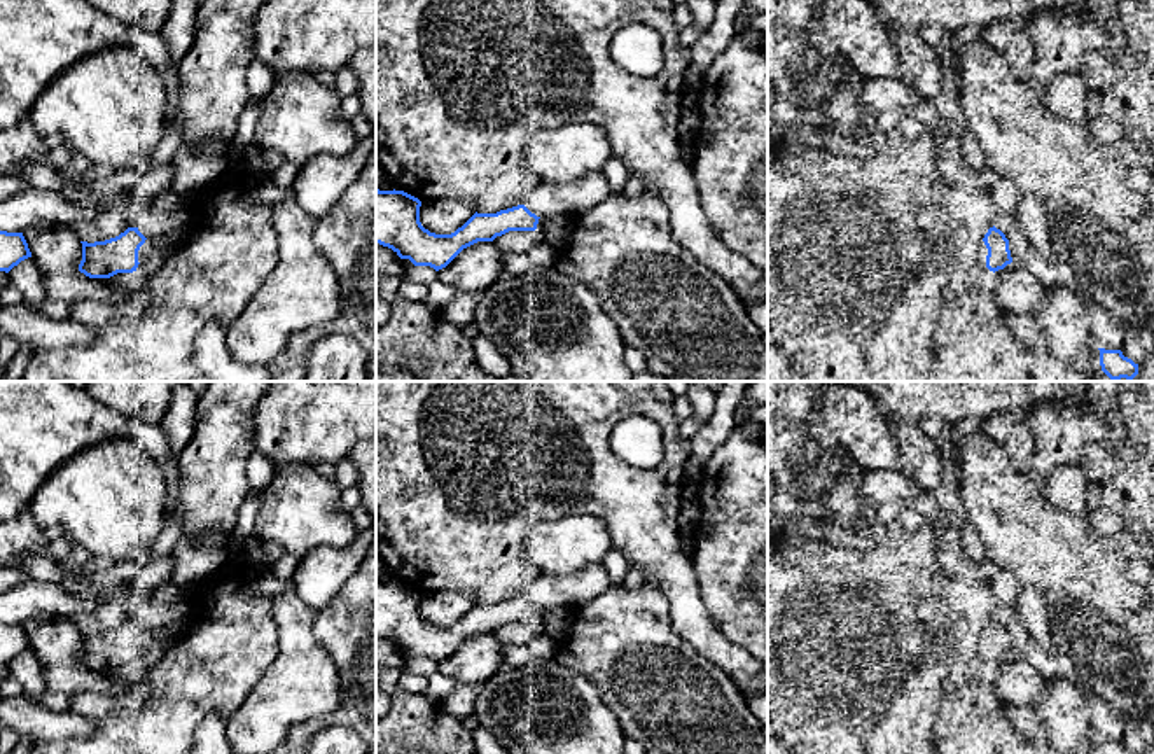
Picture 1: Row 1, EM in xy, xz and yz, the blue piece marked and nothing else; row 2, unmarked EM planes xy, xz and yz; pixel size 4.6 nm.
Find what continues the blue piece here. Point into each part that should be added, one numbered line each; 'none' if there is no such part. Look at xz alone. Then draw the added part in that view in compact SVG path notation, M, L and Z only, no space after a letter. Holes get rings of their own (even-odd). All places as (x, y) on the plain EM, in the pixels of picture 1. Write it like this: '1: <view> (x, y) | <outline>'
1: xz (548, 592) | M594 563L567 576L540 574L523 597L542 611L558 607L572 609L600 597L610 586L605 567Z

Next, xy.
1: xy (175, 630) | M182 611L173 623L157 630L145 632L145 635L138 642L138 654L142 654L145 649L161 640L171 646L178 639L185 637L189 626L191 626L191 616L185 611Z

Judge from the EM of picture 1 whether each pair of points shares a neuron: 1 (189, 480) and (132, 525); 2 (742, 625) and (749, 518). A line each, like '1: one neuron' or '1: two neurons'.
1: two neurons
2: one neuron

